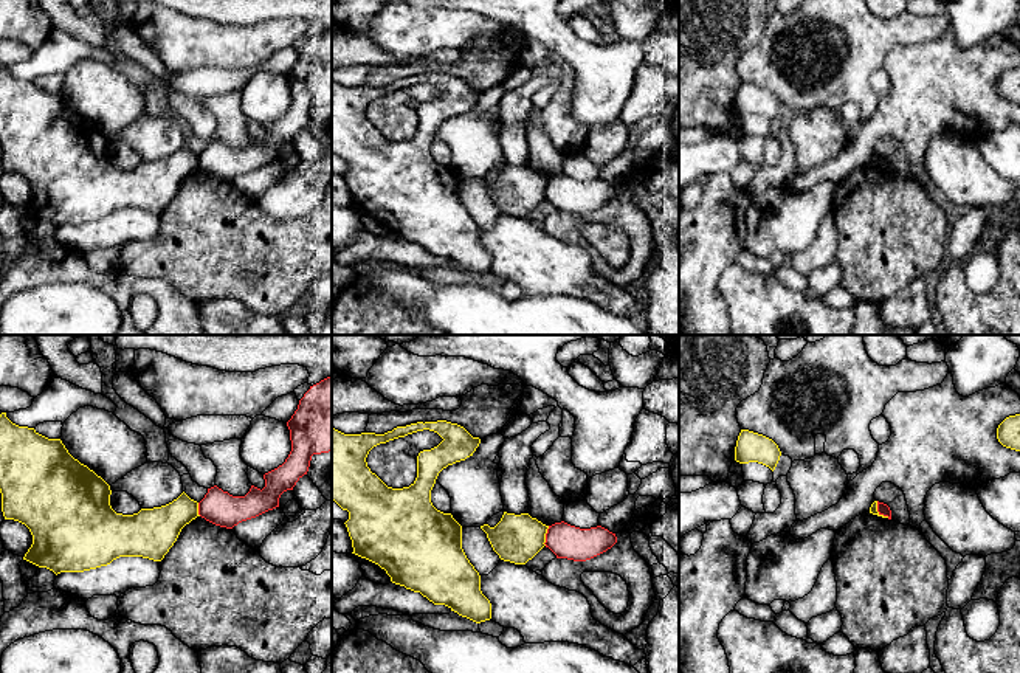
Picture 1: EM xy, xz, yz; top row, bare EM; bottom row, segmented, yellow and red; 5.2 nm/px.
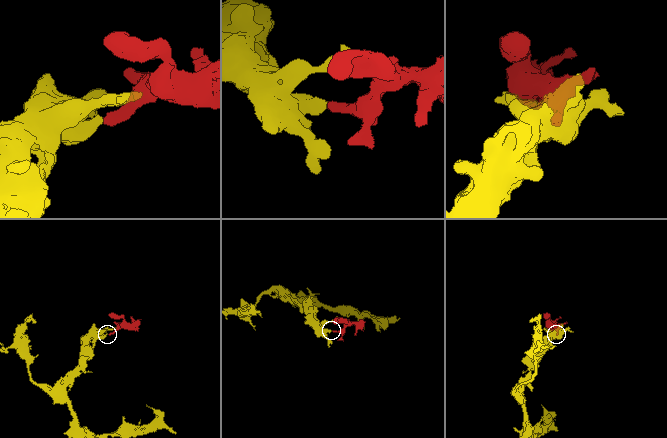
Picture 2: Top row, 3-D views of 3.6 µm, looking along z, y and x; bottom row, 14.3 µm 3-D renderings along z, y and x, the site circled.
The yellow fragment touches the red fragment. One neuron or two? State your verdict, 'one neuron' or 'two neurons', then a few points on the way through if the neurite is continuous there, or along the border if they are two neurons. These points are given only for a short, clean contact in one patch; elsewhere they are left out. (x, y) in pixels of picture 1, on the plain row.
two neurons

